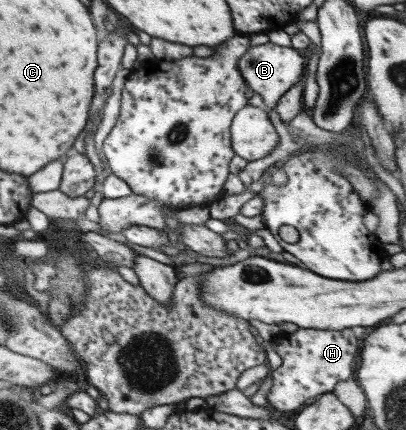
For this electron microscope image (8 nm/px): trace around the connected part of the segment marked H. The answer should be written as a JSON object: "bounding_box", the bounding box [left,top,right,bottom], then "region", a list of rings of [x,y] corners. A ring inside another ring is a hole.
{"bounding_box":[265,328,357,413],"region":[[[297,328],[287,335],[279,332],[271,343],[282,363],[268,373],[271,385],[265,394],[265,401],[270,409],[283,413],[295,411],[305,400],[331,392],[339,381],[351,378],[351,367],[357,353],[357,338],[352,328],[341,331]]]}

